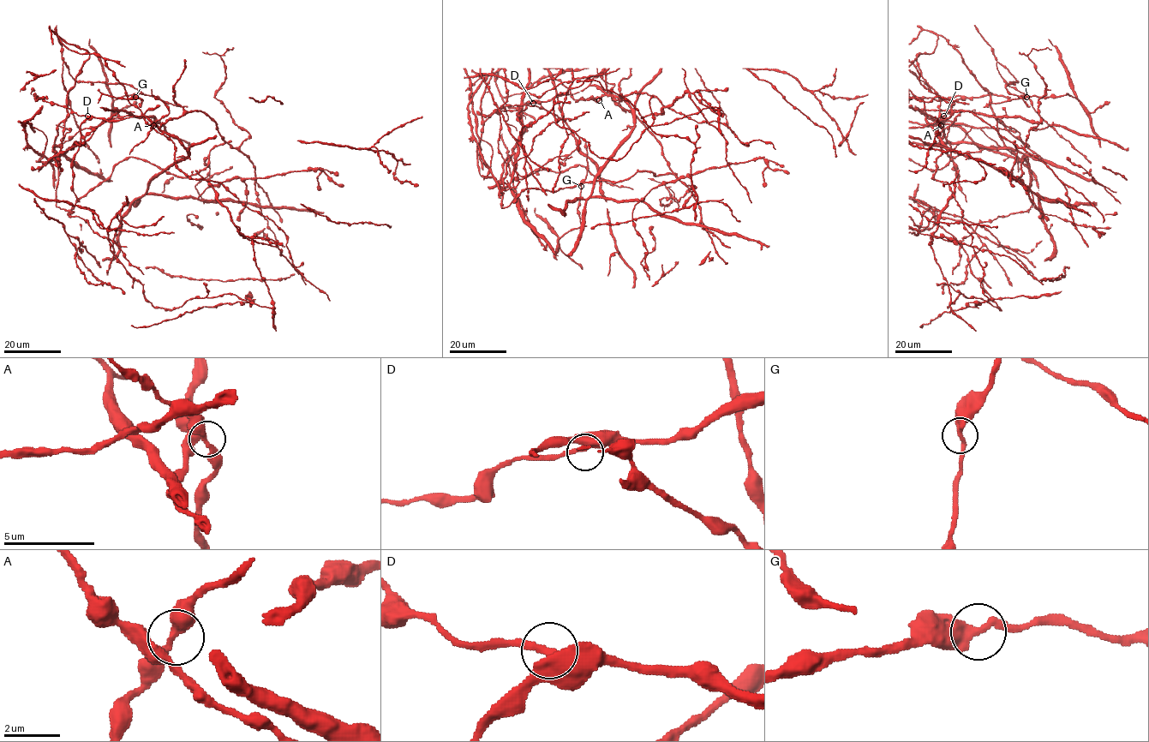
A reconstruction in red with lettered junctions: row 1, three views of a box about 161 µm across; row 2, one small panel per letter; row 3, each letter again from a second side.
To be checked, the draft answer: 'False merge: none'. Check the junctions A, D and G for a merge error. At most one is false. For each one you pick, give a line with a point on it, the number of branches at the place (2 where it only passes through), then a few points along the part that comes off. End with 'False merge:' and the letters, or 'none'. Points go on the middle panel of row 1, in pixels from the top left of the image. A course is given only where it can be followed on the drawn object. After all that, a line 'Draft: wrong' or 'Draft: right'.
False merge: none
Draft: right

